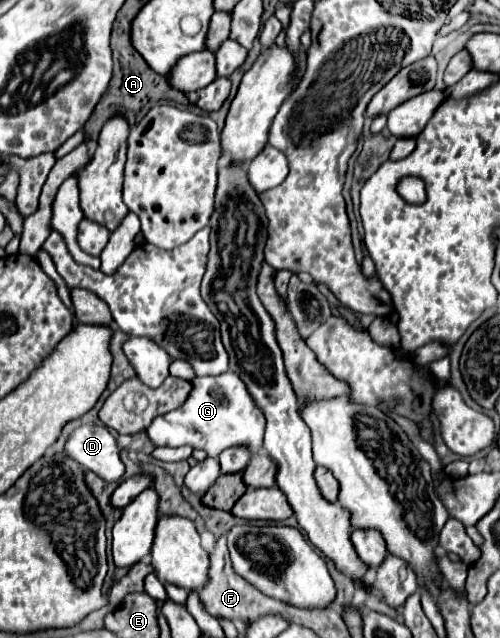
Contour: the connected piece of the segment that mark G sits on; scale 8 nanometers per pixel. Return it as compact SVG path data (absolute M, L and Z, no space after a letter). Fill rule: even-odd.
M227 371L219 377L195 377L191 383L193 391L189 399L179 409L155 417L153 423L145 429L153 445L191 445L195 449L207 451L211 457L217 457L229 447L245 447L253 455L261 453L265 417L261 411L257 411L257 407L253 407L253 399L245 383L233 371Z

